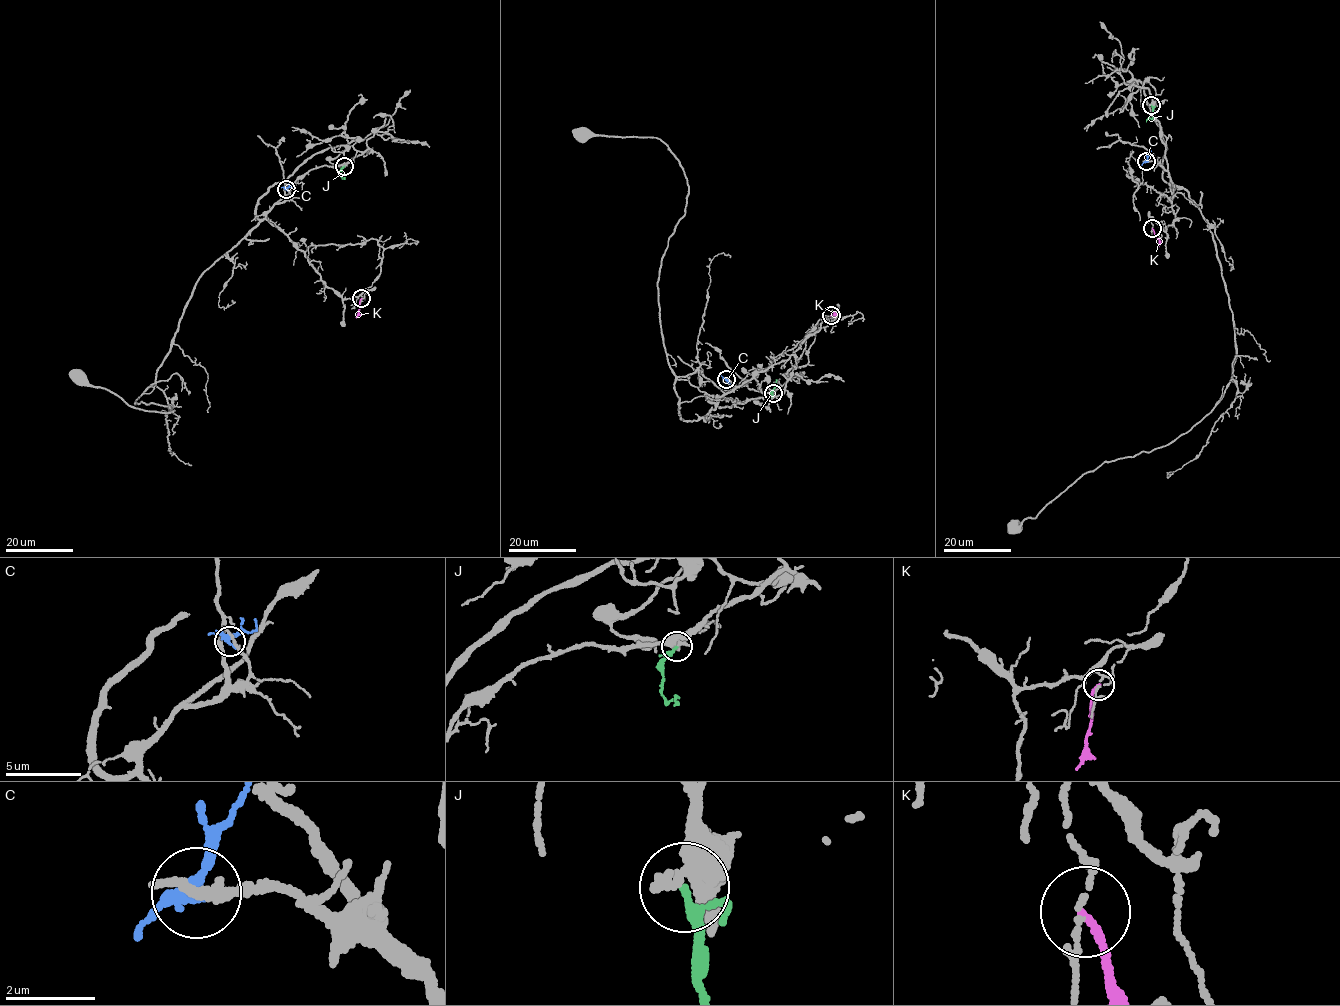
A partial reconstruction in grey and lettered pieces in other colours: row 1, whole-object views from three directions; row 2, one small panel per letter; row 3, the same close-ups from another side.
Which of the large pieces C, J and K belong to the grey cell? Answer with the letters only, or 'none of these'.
none of these

